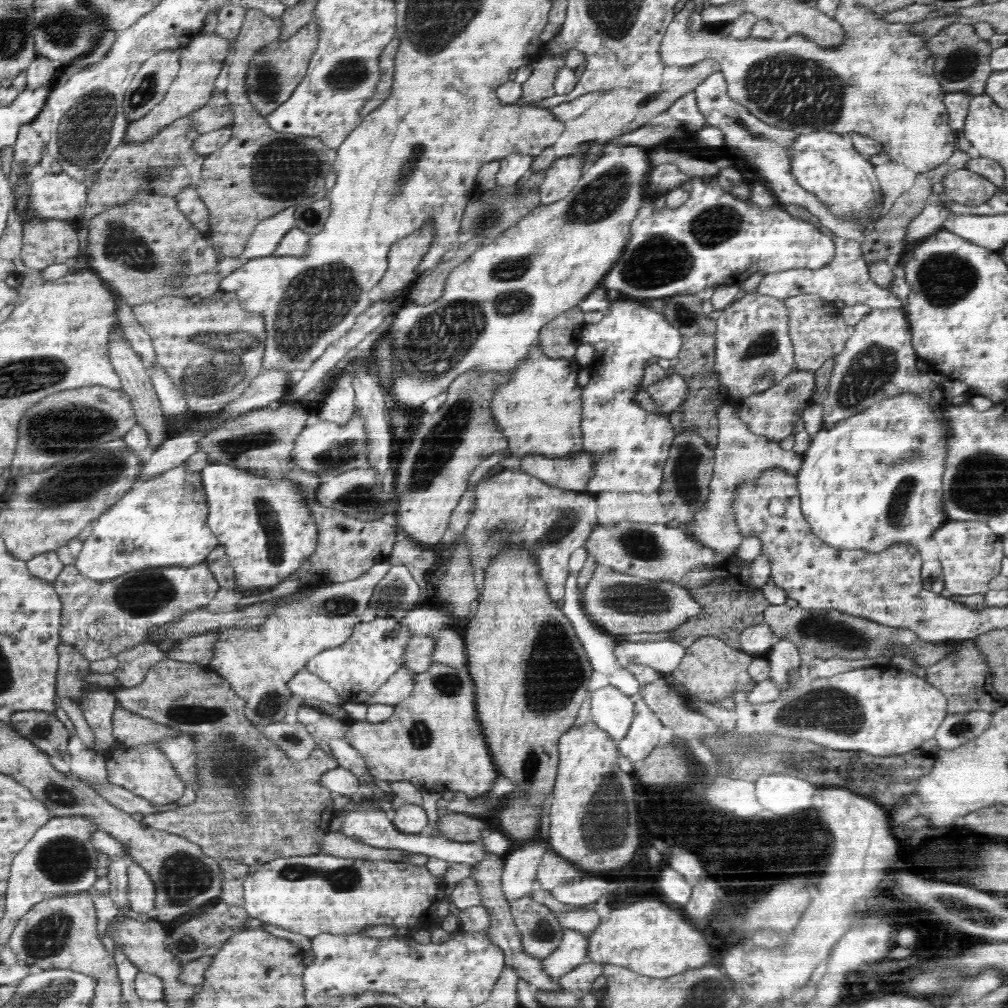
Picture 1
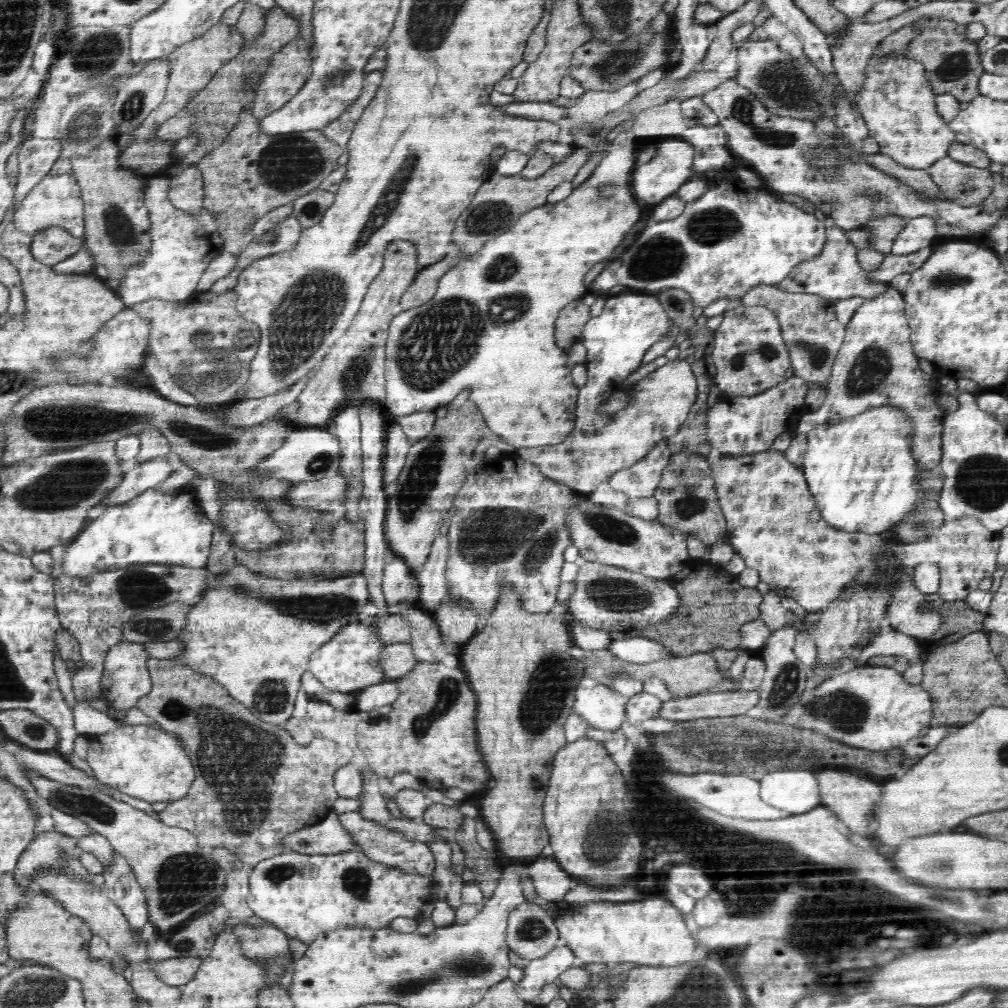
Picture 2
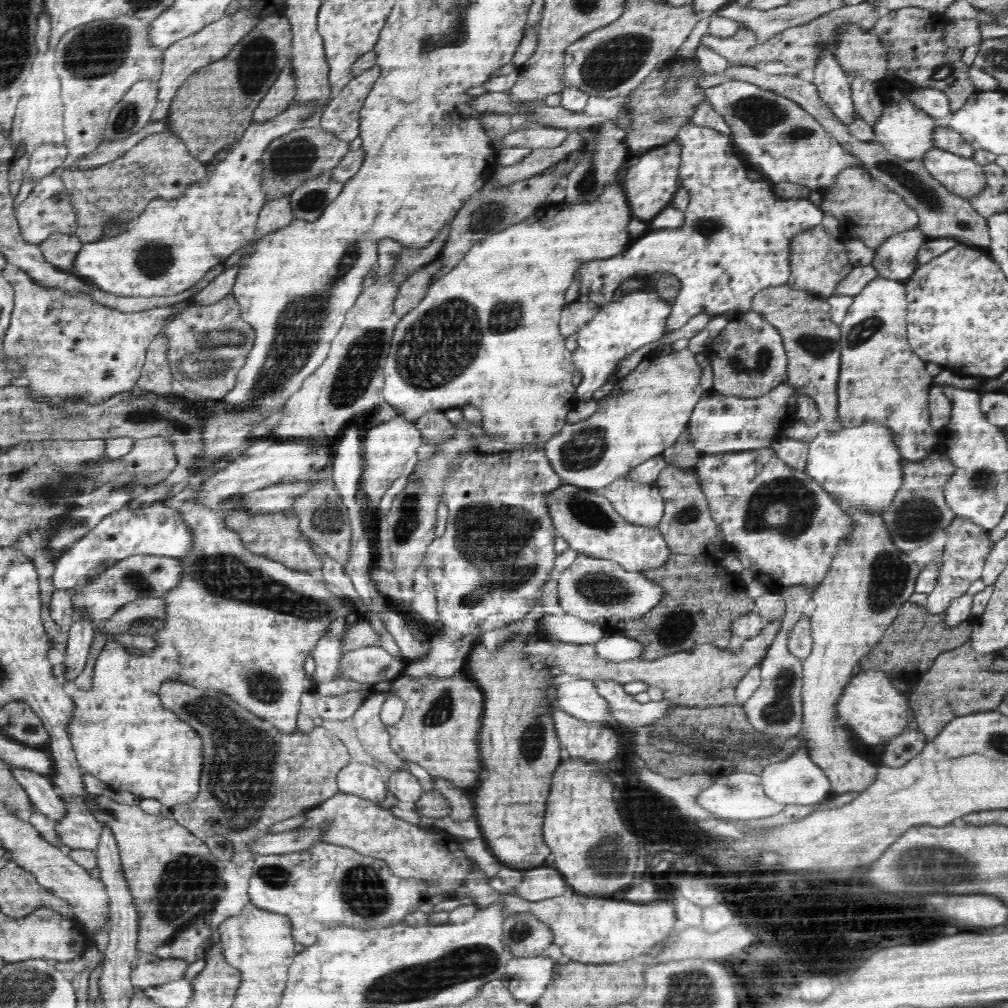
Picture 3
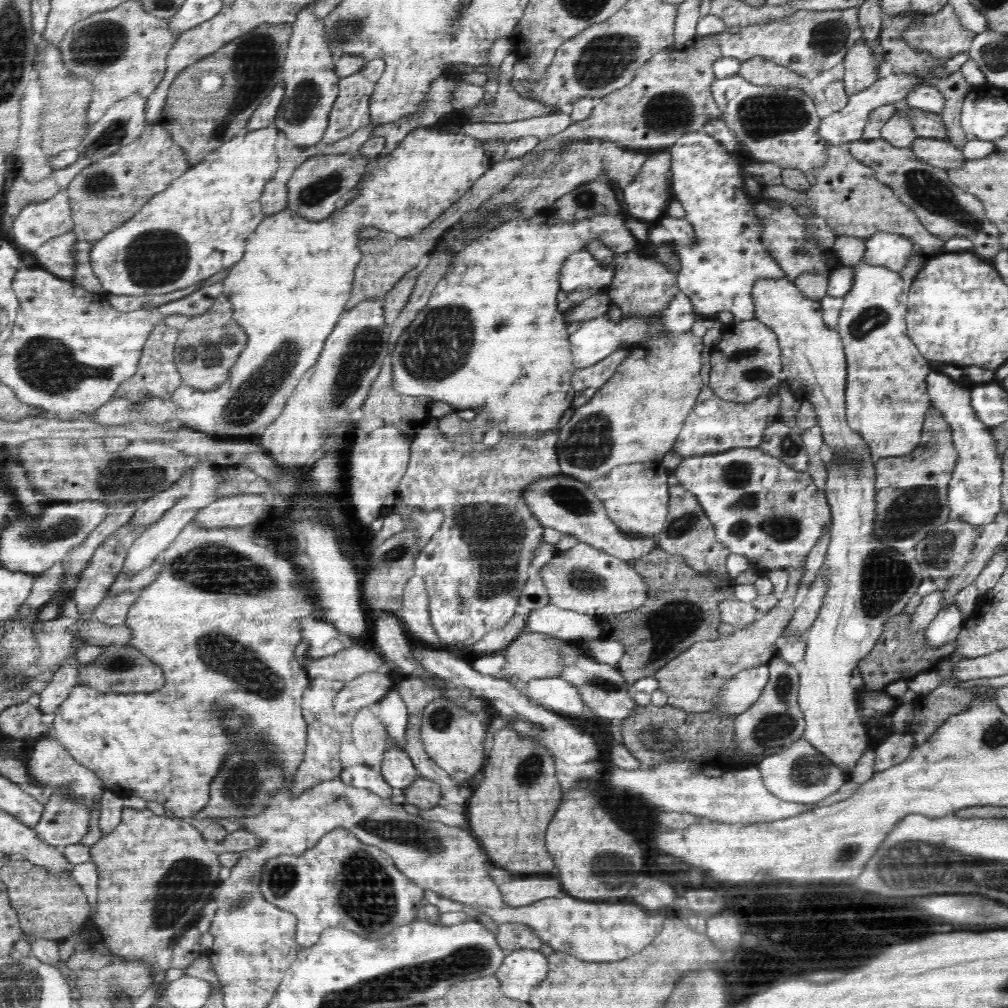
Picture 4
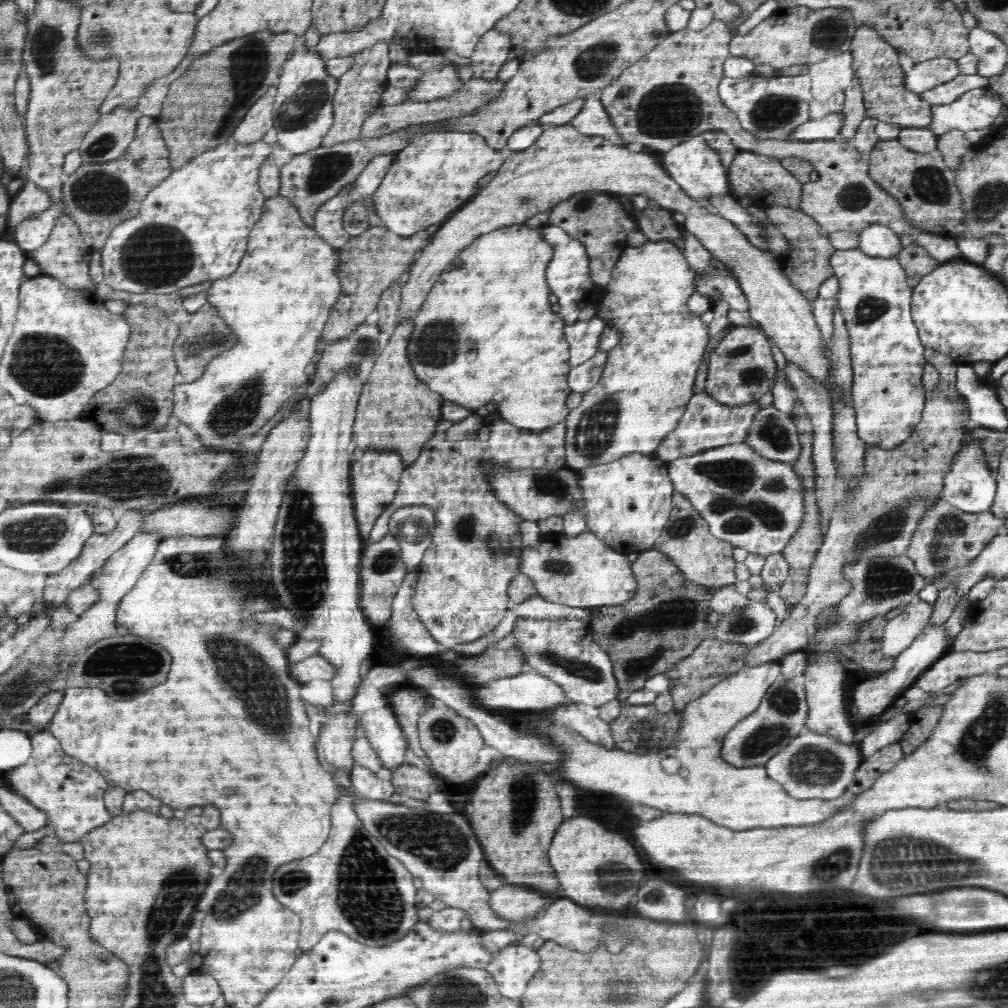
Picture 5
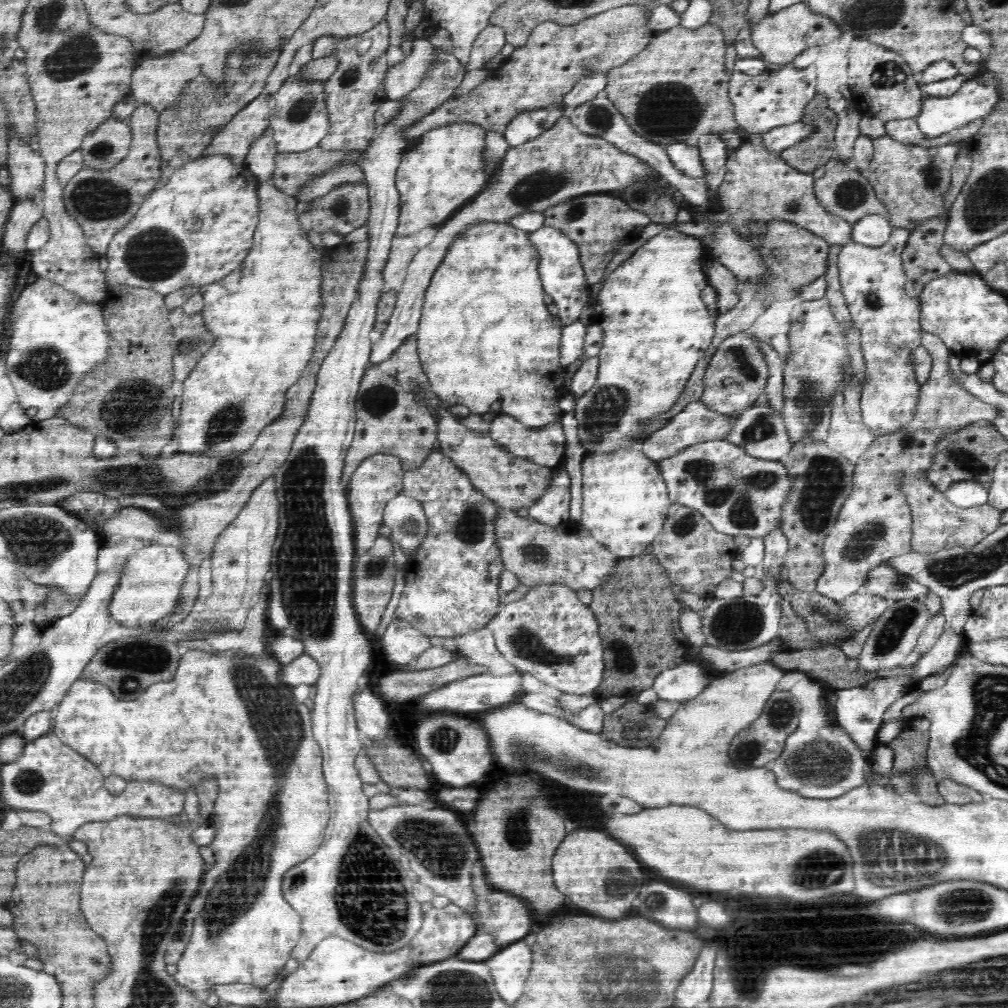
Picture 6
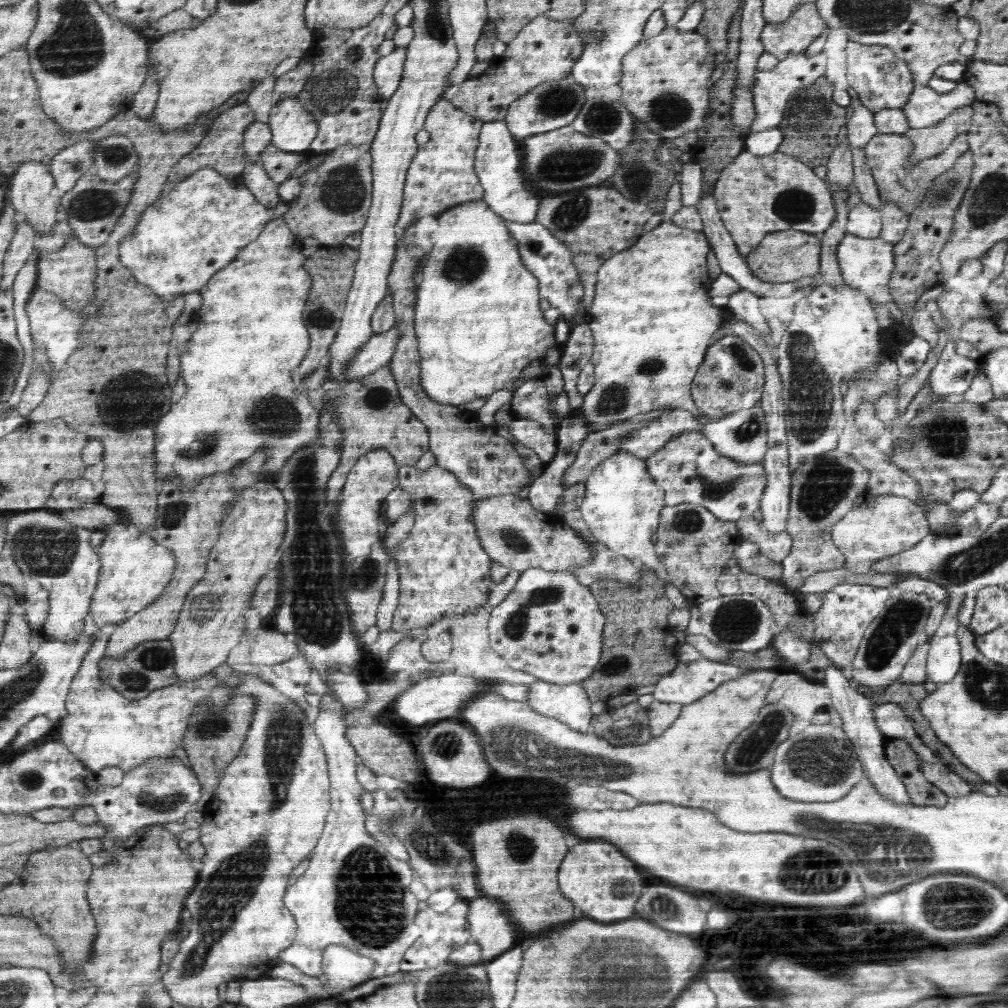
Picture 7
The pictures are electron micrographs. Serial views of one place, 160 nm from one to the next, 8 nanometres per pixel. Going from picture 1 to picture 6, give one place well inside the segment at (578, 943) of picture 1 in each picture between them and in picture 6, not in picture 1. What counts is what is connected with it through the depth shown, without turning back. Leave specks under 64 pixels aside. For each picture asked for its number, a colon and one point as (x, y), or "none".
2: (537, 973)
3: (527, 978)
4: (522, 970)
5: (512, 968)
6: (510, 967)

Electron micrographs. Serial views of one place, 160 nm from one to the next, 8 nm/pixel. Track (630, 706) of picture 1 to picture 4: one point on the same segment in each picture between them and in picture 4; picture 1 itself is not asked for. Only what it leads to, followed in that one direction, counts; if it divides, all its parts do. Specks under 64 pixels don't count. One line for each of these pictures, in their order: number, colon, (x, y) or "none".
2: (599, 707)
3: (577, 696)
4: (557, 694)

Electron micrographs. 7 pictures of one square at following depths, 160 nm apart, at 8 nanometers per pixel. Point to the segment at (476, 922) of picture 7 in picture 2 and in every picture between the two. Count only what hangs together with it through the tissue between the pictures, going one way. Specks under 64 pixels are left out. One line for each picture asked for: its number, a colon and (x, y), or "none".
2: (551, 882)
3: (541, 882)
4: (520, 891)
5: (513, 903)
6: (508, 917)

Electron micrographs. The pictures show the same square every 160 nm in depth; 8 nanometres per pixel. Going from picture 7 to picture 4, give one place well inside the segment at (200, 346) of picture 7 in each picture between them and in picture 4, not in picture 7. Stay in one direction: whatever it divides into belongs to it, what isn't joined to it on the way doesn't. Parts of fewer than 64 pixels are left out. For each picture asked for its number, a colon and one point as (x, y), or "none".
4: (289, 290)
5: (278, 301)
6: (265, 315)

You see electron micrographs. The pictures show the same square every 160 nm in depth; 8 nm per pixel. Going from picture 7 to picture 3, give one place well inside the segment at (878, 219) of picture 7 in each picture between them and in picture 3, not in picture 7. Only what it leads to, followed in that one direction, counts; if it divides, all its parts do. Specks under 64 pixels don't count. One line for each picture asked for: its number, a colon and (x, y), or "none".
3: (895, 259)
4: (884, 249)
5: (877, 240)
6: (875, 230)

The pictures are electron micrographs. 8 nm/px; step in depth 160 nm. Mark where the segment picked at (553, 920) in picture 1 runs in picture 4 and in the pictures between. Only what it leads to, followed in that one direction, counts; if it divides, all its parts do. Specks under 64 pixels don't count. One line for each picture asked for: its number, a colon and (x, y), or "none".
2: (531, 934)
3: (527, 936)
4: (511, 936)

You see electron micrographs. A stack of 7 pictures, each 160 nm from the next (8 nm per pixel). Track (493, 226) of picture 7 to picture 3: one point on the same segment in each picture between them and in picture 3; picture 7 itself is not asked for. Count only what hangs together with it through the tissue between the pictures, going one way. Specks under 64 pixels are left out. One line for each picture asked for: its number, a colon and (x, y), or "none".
3: (488, 326)
4: (494, 314)
5: (487, 323)
6: (489, 280)

